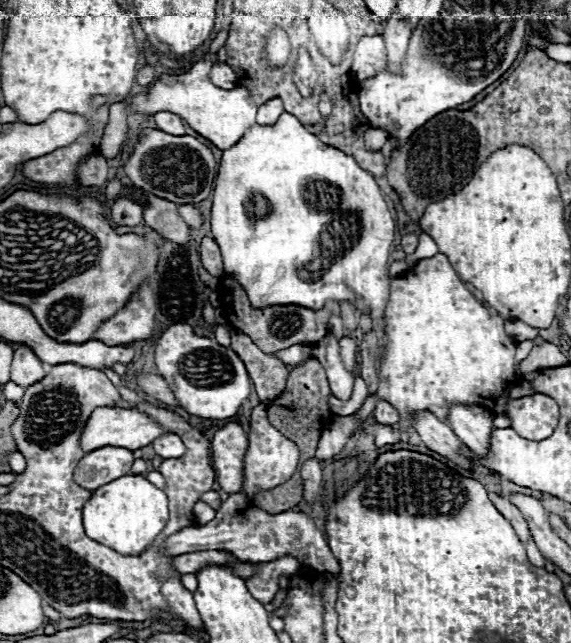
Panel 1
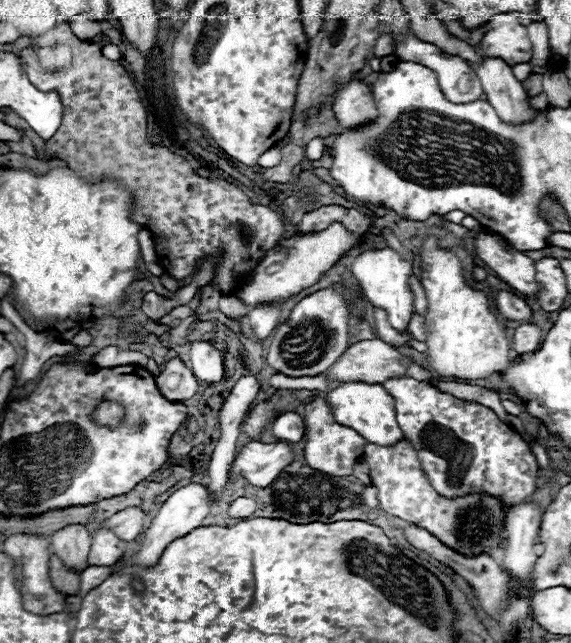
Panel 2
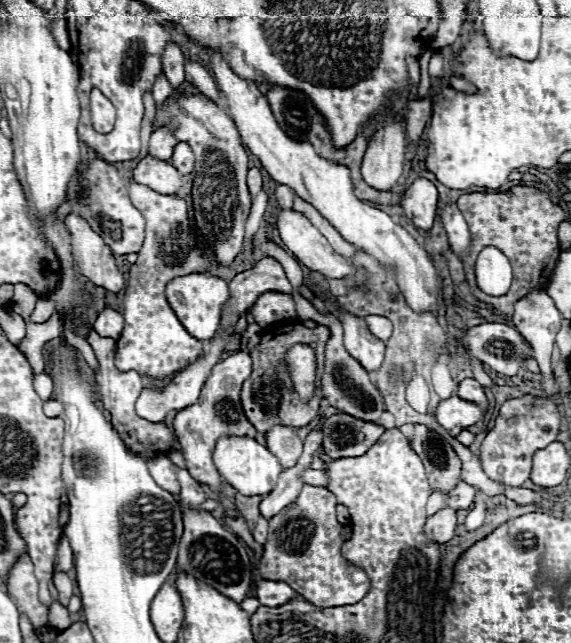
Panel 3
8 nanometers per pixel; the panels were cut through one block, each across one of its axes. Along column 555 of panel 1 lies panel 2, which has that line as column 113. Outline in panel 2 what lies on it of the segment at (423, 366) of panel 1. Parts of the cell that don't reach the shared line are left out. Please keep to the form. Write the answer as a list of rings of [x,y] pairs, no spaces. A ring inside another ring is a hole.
[[[102,402],[90,416],[98,426],[116,428],[124,418],[124,406],[118,402]]]

